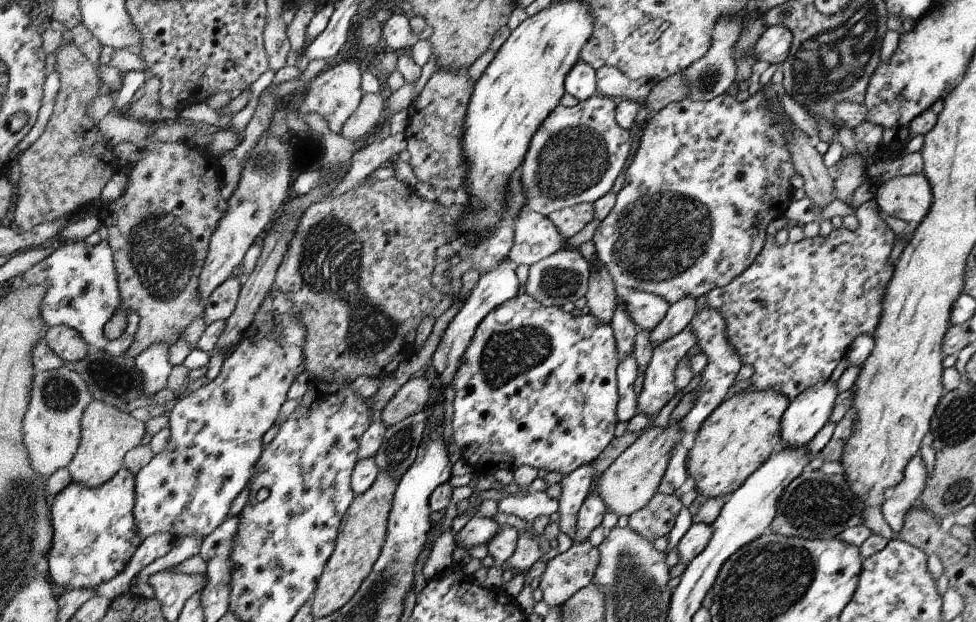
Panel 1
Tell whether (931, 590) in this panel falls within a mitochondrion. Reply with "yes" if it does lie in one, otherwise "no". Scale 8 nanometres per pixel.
no

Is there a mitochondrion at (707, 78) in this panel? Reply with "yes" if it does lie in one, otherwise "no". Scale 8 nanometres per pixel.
yes

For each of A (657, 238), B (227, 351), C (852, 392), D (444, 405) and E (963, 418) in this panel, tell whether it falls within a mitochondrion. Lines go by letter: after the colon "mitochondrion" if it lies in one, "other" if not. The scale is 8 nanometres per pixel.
A: mitochondrion
B: other
C: other
D: other
E: mitochondrion

